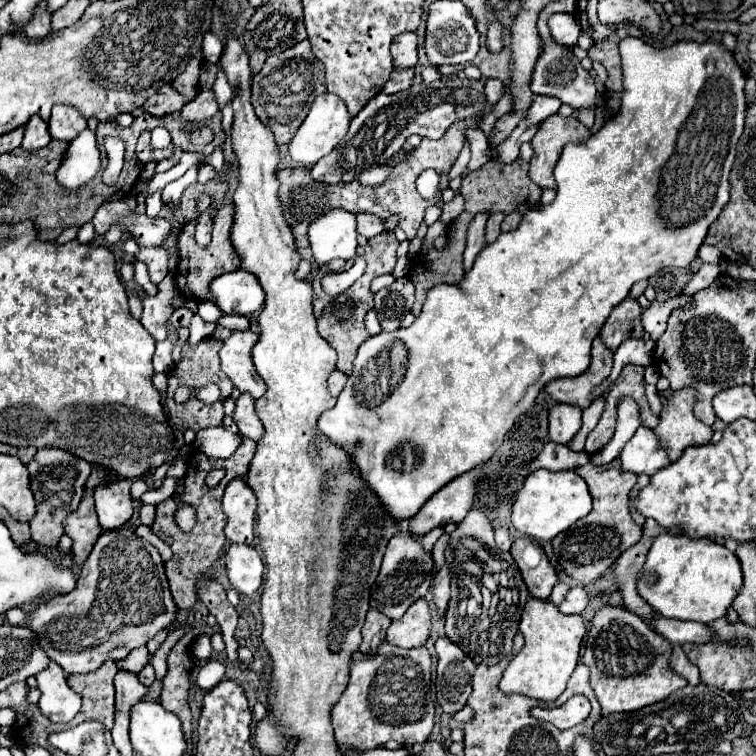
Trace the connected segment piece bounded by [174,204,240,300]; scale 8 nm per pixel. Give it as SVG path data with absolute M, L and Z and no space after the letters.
M222 206L216 216L214 216L214 230L212 230L212 240L206 248L198 246L194 238L194 228L196 228L196 222L188 222L182 230L180 230L180 236L178 236L178 250L180 250L180 262L178 262L178 268L176 268L176 274L174 274L174 280L176 280L176 288L180 290L182 296L186 298L192 298L192 300L206 300L208 292L208 282L212 280L212 276L220 276L224 272L232 272L232 270L238 270L240 268L240 260L230 244L230 220L232 220L232 214L234 214L234 206Z

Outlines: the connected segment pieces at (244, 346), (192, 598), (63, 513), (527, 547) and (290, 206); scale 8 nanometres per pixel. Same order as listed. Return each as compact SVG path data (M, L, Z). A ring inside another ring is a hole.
M234 330L220 350L220 362L226 376L240 392L248 392L254 400L258 400L266 392L266 384L256 374L252 364L252 346L256 344L256 340L258 336L250 330Z
M242 438L242 444L238 446L238 450L226 458L226 460L216 460L216 458L210 458L206 456L204 452L196 450L188 460L188 470L186 470L186 476L184 476L184 490L178 498L184 498L186 504L194 506L196 508L196 516L198 516L198 522L194 526L192 532L182 532L176 524L174 524L174 512L176 512L176 498L168 498L166 502L158 504L156 506L156 520L152 524L152 532L160 538L160 540L168 540L172 538L172 558L168 562L164 562L166 566L166 576L168 576L168 582L170 582L170 592L174 596L174 602L180 606L180 608L192 608L198 600L198 594L196 594L196 584L198 584L198 578L202 574L206 574L212 564L220 558L220 554L226 550L226 540L224 540L224 512L222 512L222 496L224 496L224 488L226 484L234 478L234 476L244 476L248 472L248 464L254 456L254 450L256 450L256 442L250 440L250 438ZM212 470L224 470L226 476L218 482L218 486L214 488L208 488L206 486L206 476L212 472Z
M42 448L28 464L28 472L30 472L30 490L34 492L36 498L36 516L30 520L32 538L38 544L56 546L60 536L64 534L64 520L78 508L82 500L84 484L92 472L92 466L70 452L62 452L58 448Z
M522 536L522 538L514 540L510 554L524 576L530 596L546 600L550 596L552 588L558 584L558 572L550 564L542 546L538 542L534 542L532 538Z
M458 120L454 122L442 138L438 140L430 140L430 138L422 138L420 146L406 152L408 158L404 162L398 162L390 174L390 178L382 184L382 186L376 186L376 188L370 188L370 186L362 186L358 180L350 182L350 184L338 184L338 186L324 186L324 184L314 184L314 180L310 180L310 172L308 168L286 168L286 170L280 170L278 172L278 180L280 180L280 200L284 204L284 214L286 214L286 220L294 226L294 238L296 238L296 246L298 248L306 248L308 246L308 236L306 236L306 230L308 230L308 224L310 220L314 220L314 216L322 214L322 212L328 212L330 208L346 208L354 214L360 214L360 212L368 212L368 214L374 214L378 218L388 218L395 214L400 216L400 228L406 232L408 240L412 240L416 236L416 230L418 226L422 224L424 220L424 210L428 206L432 206L438 203L441 198L441 191L444 188L448 188L448 172L452 168L452 164L456 162L462 146L464 146L464 130L466 130L466 122L464 120ZM426 168L434 168L438 174L440 174L440 187L435 198L432 200L424 200L422 196L418 196L416 192L416 178L420 176L420 172L424 172Z

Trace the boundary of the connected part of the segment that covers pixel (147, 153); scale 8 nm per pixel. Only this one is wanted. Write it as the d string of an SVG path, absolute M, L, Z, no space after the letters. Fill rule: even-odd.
M142 132L140 140L138 140L138 146L136 146L136 156L140 162L148 162L148 160L164 160L168 156L172 156L172 150L174 146L168 146L164 150L156 150L152 144L150 144L150 132Z

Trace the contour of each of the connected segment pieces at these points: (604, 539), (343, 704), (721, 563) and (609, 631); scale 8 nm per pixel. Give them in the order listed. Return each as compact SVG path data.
M620 460L602 466L594 466L592 462L588 462L586 466L578 468L578 474L590 488L594 500L592 512L568 530L560 532L552 540L552 544L556 560L566 570L566 574L586 586L588 582L598 580L626 548L634 546L642 538L642 526L638 526L630 516L630 492L636 486L638 476L622 470Z
M382 642L376 654L362 656L360 652L352 654L350 666L350 682L332 710L332 724L336 732L336 742L340 746L348 746L356 752L366 752L382 746L388 740L396 740L404 748L420 746L428 740L434 726L434 702L430 694L430 676L432 676L432 658L426 646L404 650L394 644Z
M670 534L658 536L654 540L654 544L646 556L646 564L638 576L638 592L658 614L662 614L666 618L694 620L694 622L702 622L702 624L712 624L714 620L724 618L728 608L732 606L734 598L738 596L740 588L742 588L740 560L736 558L734 552L730 552L728 548L724 548L708 538L690 540L686 536L670 536Z
M612 606L600 608L594 614L592 626L588 630L582 662L590 668L590 684L602 706L602 716L608 716L612 712L640 710L644 706L650 706L650 704L656 704L656 702L668 698L672 692L684 688L688 682L686 682L686 678L682 678L680 674L676 674L672 670L670 656L672 656L672 644L662 640L662 636L658 636L656 632L652 632L636 614L632 614L624 608L612 608Z

